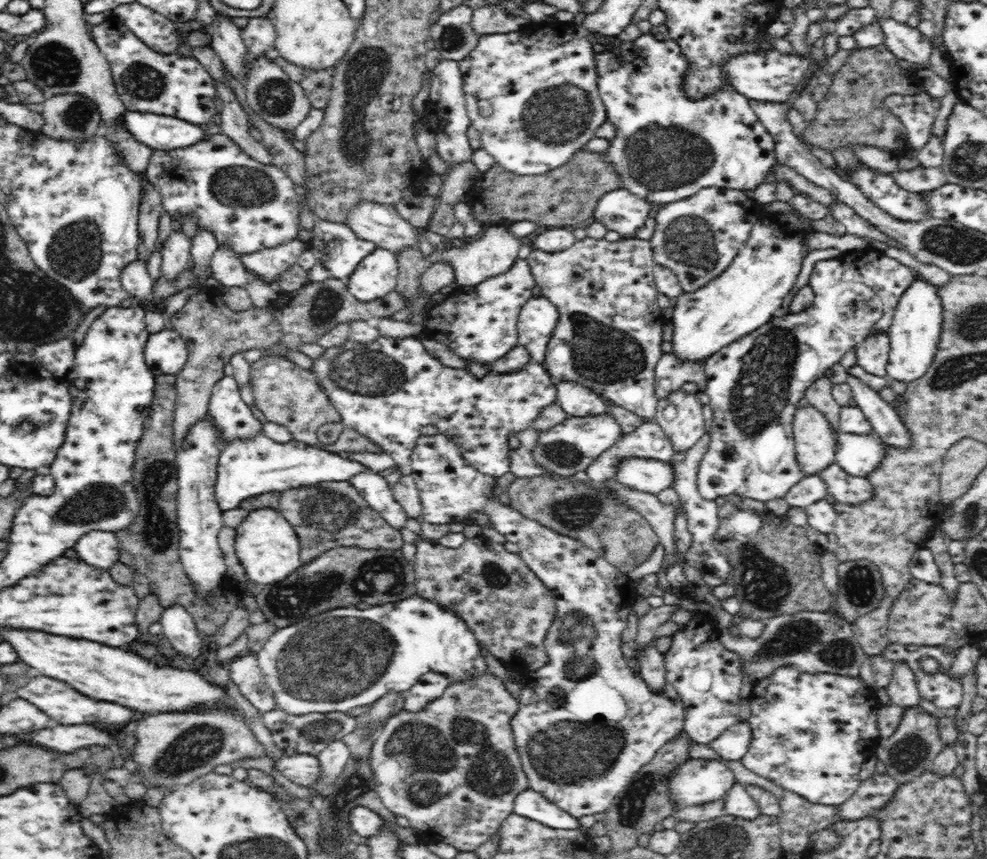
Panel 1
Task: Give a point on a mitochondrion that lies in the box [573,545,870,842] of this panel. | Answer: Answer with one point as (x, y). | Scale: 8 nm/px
(794, 636)

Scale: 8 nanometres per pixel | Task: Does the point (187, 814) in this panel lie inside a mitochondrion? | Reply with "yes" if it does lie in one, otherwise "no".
no

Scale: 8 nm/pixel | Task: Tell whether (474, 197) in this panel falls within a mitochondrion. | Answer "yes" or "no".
no

